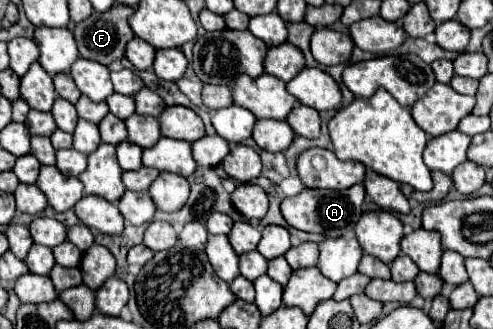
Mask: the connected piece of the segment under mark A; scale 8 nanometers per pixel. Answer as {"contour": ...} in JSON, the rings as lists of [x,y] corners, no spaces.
{"contour":[[[353,185],[351,189],[345,191],[323,191],[323,189],[303,189],[295,197],[287,197],[281,203],[281,213],[285,221],[307,233],[321,233],[325,237],[353,237],[355,223],[359,221],[363,209],[363,199],[365,199],[365,187],[363,185]]]}

